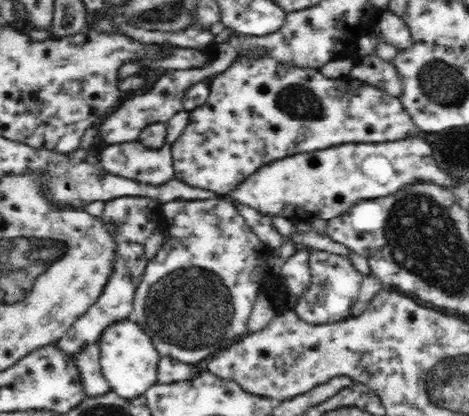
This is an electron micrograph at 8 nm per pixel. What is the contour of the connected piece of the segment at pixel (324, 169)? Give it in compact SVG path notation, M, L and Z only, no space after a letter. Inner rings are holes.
M408 137L379 143L342 143L310 154L276 159L250 174L228 195L232 202L252 207L263 215L281 215L293 221L313 218L329 221L358 201L386 197L417 181L452 186L448 172L436 166L430 144L422 138Z

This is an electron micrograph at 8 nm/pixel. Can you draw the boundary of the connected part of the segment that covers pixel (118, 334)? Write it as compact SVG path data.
M131 318L108 326L108 329L100 334L97 344L101 371L109 382L110 390L122 398L138 398L157 383L158 362L162 356L156 350L151 338Z

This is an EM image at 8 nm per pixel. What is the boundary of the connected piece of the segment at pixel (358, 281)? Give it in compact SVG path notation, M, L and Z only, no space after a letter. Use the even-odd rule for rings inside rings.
M312 250L310 253L311 285L293 304L295 313L312 325L337 323L350 317L350 308L358 300L364 276L354 268L351 260L338 254Z

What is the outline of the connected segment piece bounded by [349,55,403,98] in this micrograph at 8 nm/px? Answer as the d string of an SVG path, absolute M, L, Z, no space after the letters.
M377 55L360 58L349 72L349 76L386 91L394 98L400 98L403 93L403 82L397 74L397 68L392 62L385 62Z

